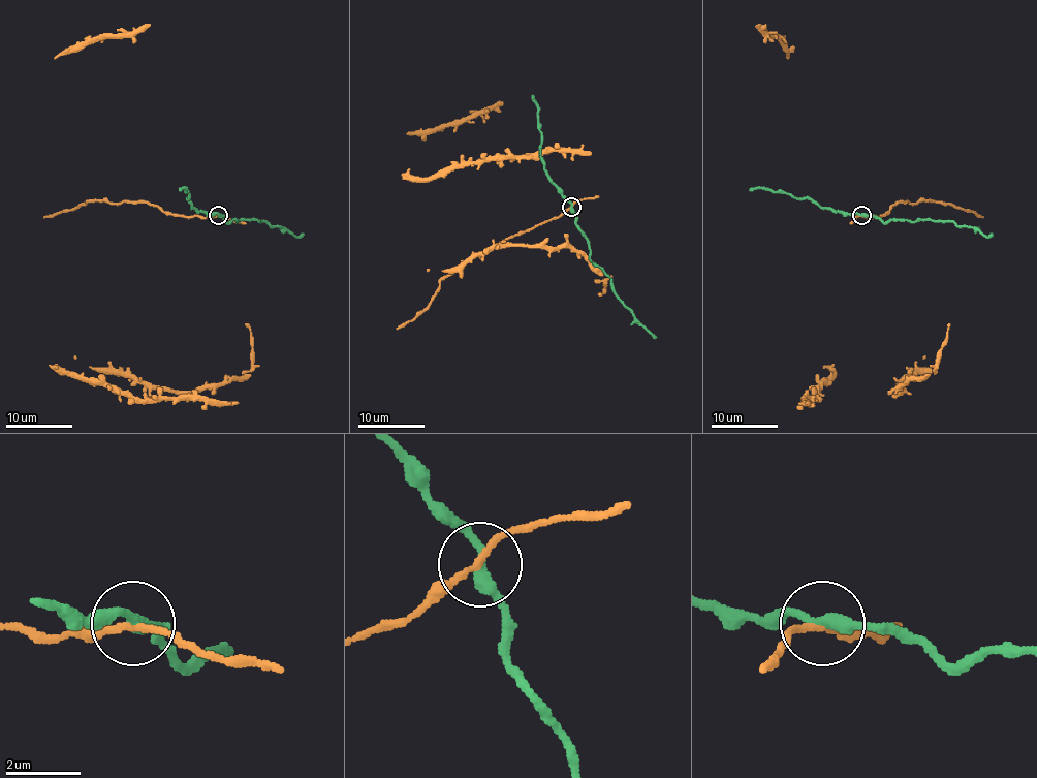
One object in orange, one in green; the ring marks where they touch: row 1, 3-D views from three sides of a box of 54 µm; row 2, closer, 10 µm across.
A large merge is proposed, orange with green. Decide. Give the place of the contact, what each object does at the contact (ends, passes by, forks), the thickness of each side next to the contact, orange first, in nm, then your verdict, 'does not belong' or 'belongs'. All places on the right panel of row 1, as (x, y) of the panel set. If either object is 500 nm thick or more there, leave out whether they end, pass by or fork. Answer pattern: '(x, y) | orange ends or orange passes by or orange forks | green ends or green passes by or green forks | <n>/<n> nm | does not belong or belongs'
(861, 215) | orange passes by | green passes by | 170/300 nm | belongs

